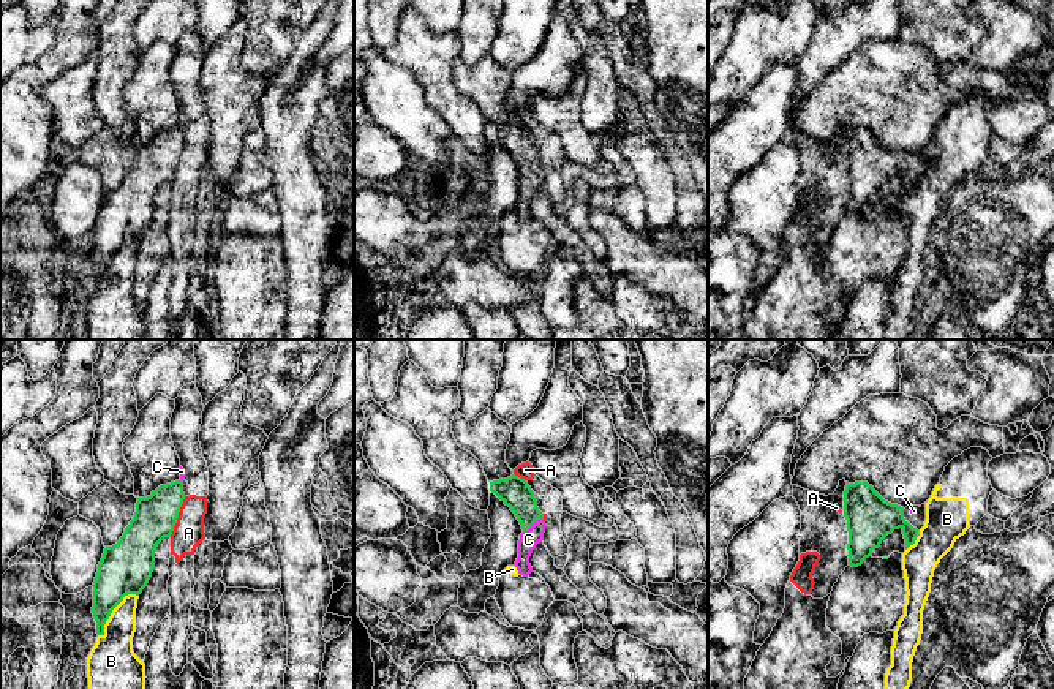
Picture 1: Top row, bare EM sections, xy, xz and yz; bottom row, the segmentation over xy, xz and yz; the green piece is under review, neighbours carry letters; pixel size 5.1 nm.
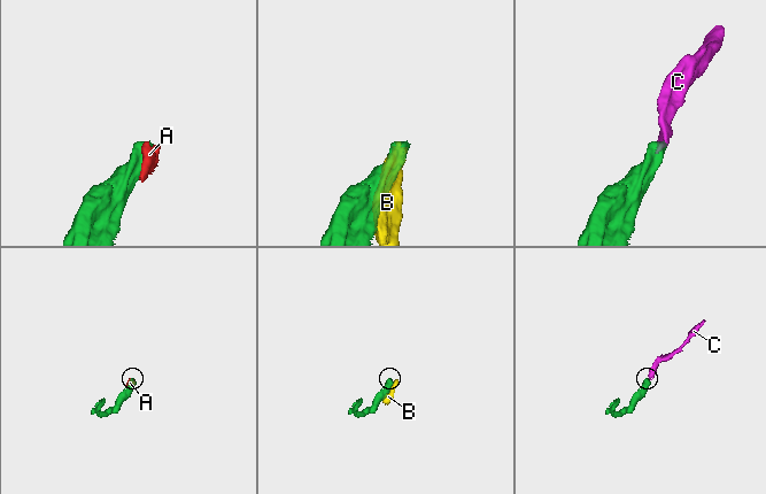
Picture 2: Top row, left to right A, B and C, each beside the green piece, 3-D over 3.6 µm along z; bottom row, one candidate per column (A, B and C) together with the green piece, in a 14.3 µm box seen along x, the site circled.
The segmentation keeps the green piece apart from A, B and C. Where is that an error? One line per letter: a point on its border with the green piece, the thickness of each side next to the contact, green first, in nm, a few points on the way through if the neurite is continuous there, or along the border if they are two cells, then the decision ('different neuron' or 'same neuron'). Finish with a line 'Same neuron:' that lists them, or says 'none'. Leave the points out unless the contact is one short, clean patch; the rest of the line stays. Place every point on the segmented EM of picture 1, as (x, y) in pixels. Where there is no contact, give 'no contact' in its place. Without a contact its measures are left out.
A: contact xy (177, 517); calibres 220 and 160 nm; border xy (185, 496), (169, 536); different neuron
B: contact xy (112, 609); calibres 260 and 220 nm; different neuron
C: contact xz (533, 523); calibres 150 and 100 nm; way xz (514, 490), (533, 523), (533, 534), (528, 539); same neuron
Same neuron: C

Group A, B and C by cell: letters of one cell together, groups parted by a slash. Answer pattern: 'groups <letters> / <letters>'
groups A / B / C

